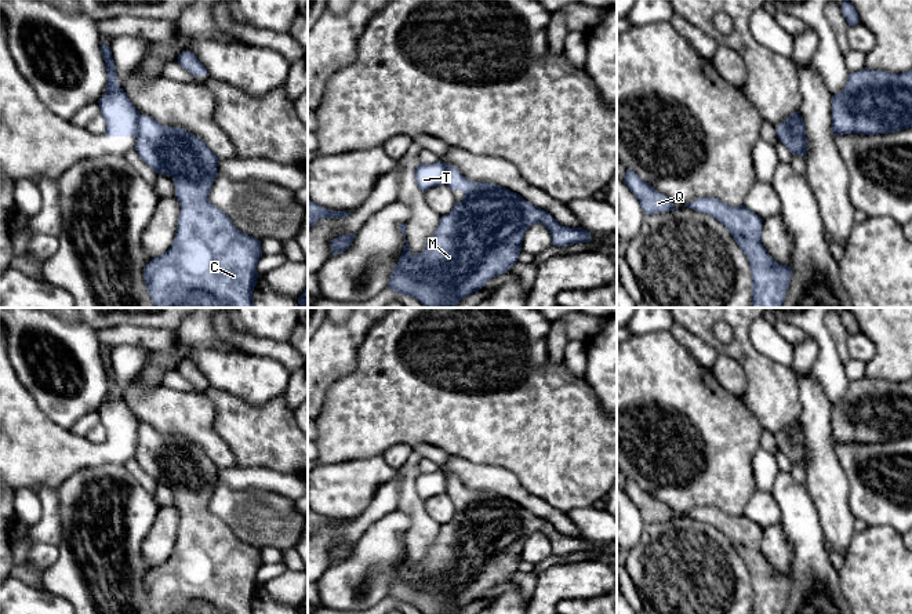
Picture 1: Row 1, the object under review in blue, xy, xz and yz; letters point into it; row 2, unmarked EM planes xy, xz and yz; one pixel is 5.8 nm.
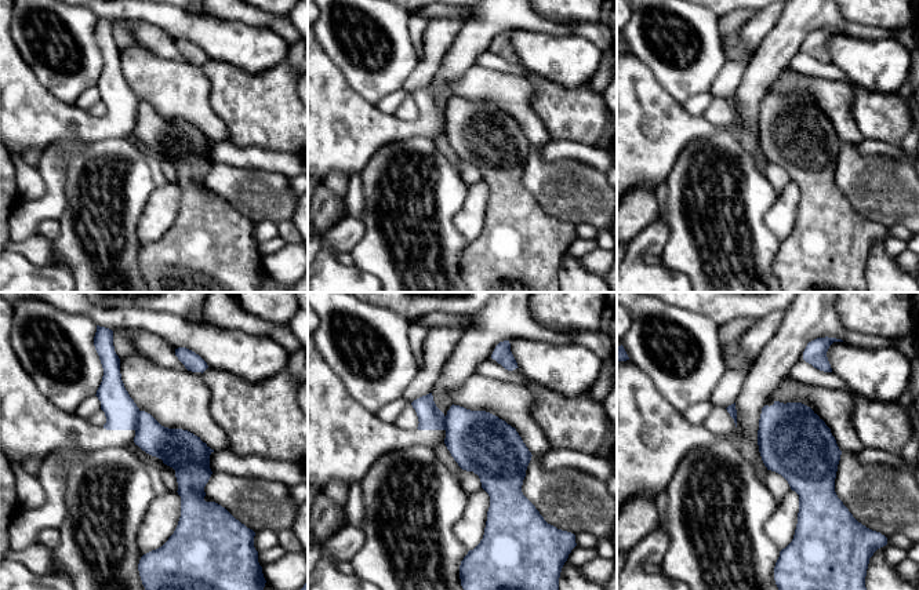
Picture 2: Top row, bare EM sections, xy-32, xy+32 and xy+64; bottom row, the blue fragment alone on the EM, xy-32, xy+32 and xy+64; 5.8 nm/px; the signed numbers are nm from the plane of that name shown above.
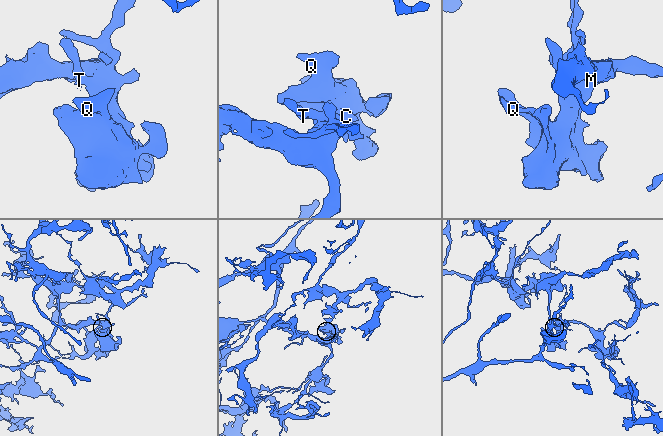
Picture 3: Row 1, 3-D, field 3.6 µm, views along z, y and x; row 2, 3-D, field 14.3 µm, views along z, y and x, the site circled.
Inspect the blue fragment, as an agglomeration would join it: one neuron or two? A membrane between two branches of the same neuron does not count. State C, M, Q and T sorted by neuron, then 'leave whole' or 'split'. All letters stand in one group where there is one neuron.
groups C M Q / T; split

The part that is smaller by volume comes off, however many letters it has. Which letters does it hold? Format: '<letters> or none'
T

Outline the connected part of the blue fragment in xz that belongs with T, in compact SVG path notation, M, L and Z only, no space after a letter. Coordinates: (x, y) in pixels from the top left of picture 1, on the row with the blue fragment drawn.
M442 160L430 164L421 163L414 172L417 186L426 192L430 188L444 185L447 182L446 166Z

